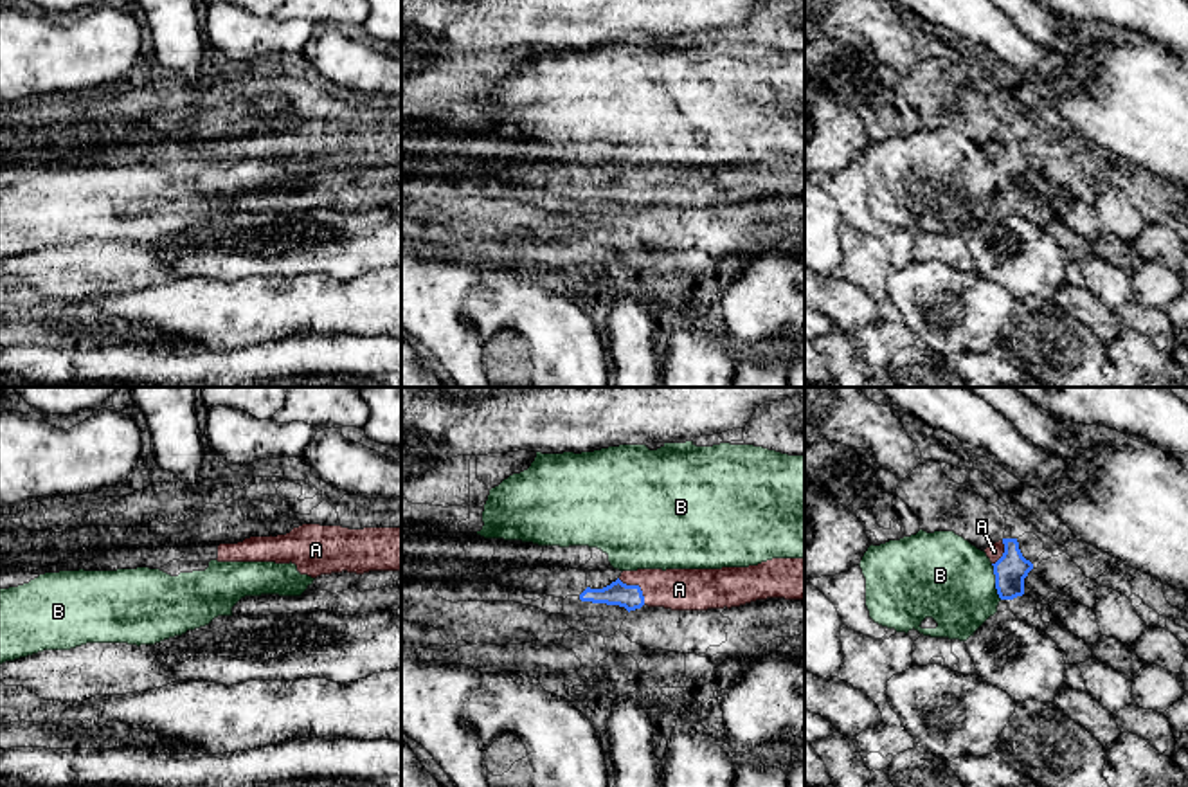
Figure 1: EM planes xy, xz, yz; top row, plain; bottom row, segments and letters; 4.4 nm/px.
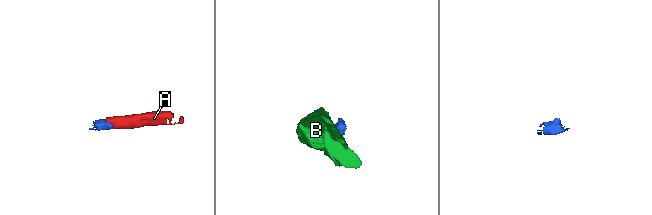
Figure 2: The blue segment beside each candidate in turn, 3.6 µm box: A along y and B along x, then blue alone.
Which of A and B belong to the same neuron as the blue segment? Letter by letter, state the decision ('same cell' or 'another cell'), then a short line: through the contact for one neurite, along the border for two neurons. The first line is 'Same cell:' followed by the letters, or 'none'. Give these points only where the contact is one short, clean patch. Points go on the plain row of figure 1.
Same cell: A
A: same cell; line xz (630, 193), (638, 182), (679, 186)
B: another cell; line yz (990, 161), (996, 171), (996, 189), (1001, 195)

